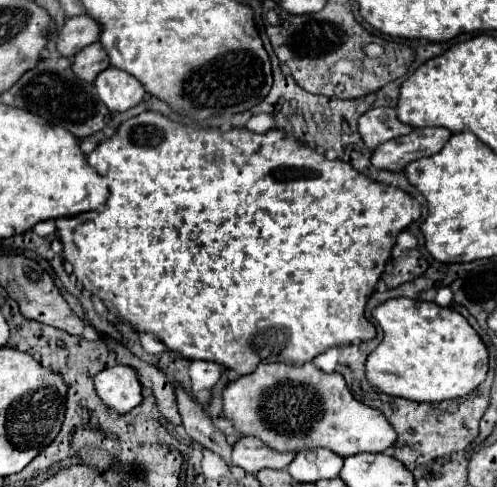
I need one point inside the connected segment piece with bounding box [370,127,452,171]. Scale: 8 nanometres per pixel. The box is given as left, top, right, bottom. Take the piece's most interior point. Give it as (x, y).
(394, 155)

